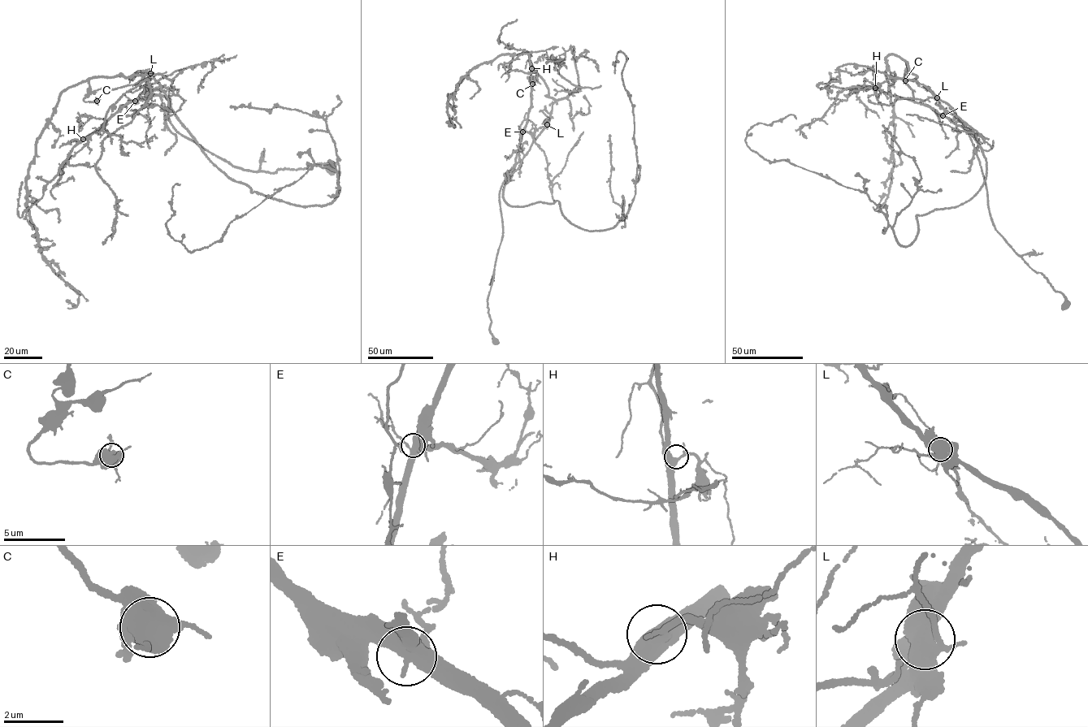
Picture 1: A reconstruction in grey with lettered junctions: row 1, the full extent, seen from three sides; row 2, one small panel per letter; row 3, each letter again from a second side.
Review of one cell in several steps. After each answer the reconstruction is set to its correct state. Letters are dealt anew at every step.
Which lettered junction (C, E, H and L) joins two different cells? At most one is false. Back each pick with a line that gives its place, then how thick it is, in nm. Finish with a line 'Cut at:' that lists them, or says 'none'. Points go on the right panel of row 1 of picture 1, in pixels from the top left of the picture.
L: (937, 97) | 650 nm
Cut at: L

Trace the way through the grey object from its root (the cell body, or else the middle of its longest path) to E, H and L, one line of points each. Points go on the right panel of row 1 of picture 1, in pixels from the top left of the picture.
E: (1066, 305), (1062, 293), (1054, 290), (995, 229), (972, 140), (953, 109), (939, 99), (942, 115)
H: (1066, 305), (1062, 293), (1054, 290), (995, 229), (980, 162), (953, 109), (939, 99), (942, 114), (875, 88)
L: (1066, 305), (1062, 293), (1054, 290), (995, 229), (968, 131), (953, 109), (936, 97)

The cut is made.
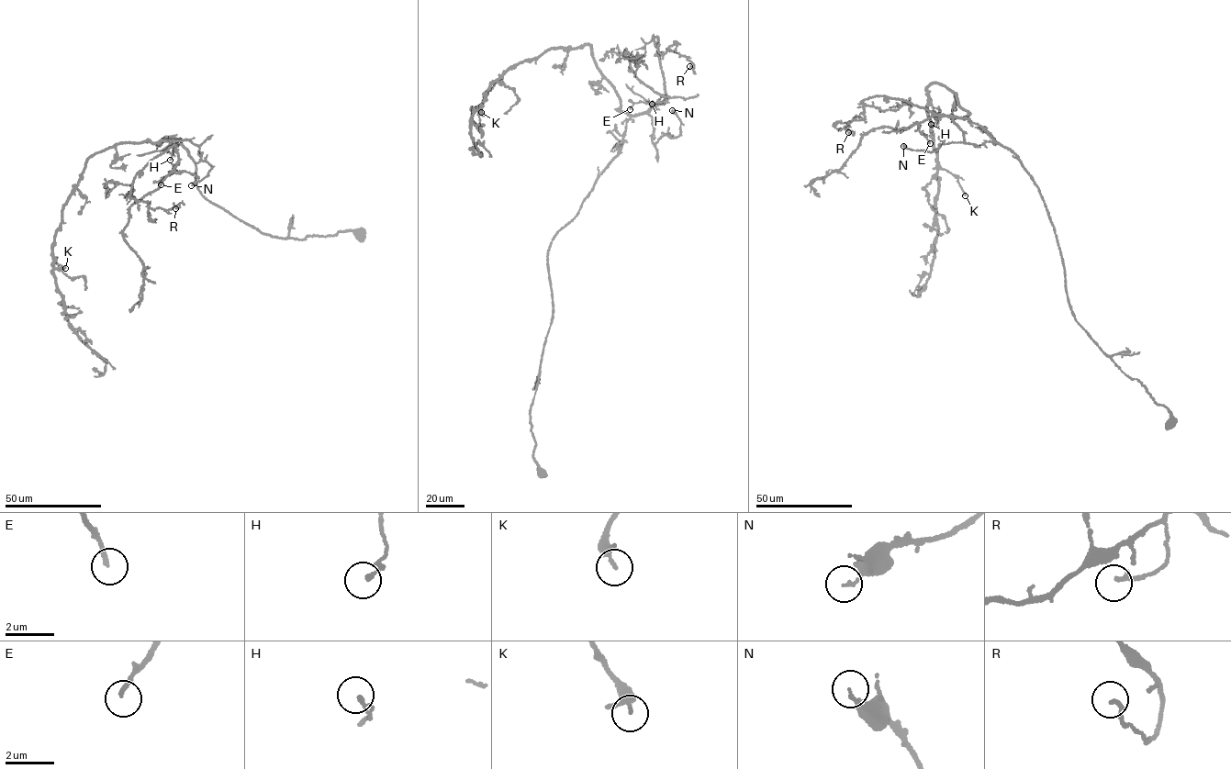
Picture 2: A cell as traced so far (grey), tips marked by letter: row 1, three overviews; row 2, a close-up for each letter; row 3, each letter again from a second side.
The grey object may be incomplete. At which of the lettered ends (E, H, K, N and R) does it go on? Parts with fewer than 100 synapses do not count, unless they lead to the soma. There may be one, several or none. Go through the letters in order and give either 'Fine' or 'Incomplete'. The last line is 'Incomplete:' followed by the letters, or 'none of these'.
E: Fine
H: Fine
K: Fine
N: Fine
R: Fine
Incomplete: none of these

